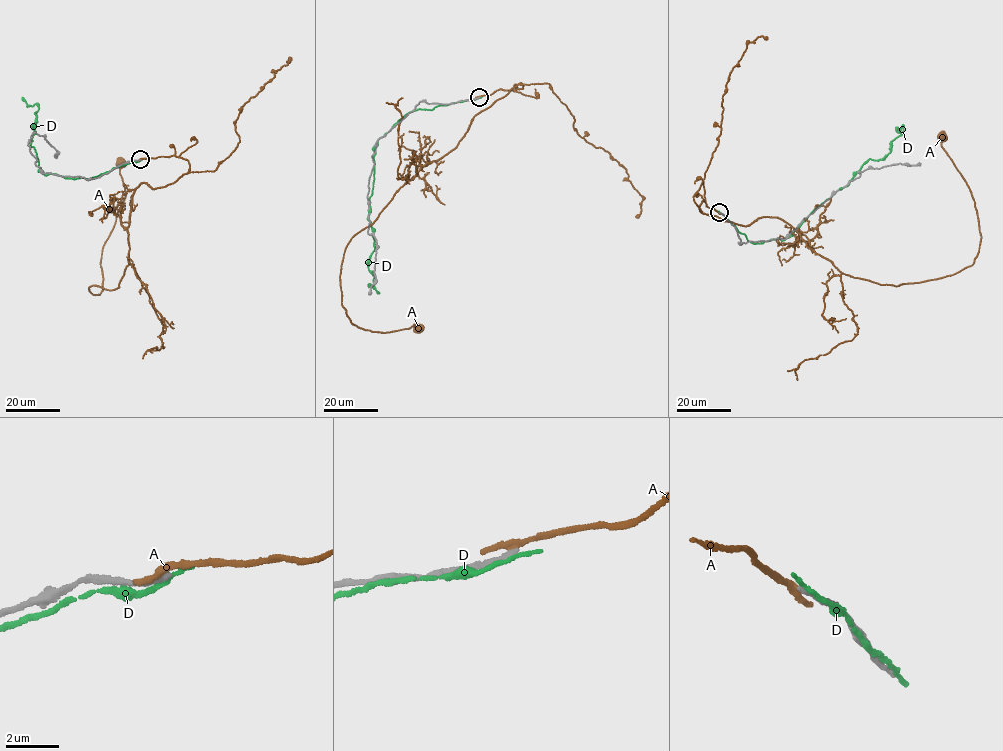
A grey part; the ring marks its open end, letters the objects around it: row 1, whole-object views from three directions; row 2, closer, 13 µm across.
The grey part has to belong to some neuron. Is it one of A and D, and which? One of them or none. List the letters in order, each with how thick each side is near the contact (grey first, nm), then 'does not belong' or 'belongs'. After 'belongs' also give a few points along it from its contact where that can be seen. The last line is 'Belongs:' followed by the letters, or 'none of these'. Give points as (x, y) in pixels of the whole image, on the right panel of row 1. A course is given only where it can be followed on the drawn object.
A: 200 nm thick on the grey side, 360 nm on the other; does not belong
D: 260 nm thick on the grey side, 220 nm on the other; does not belong
Belongs: none of these

